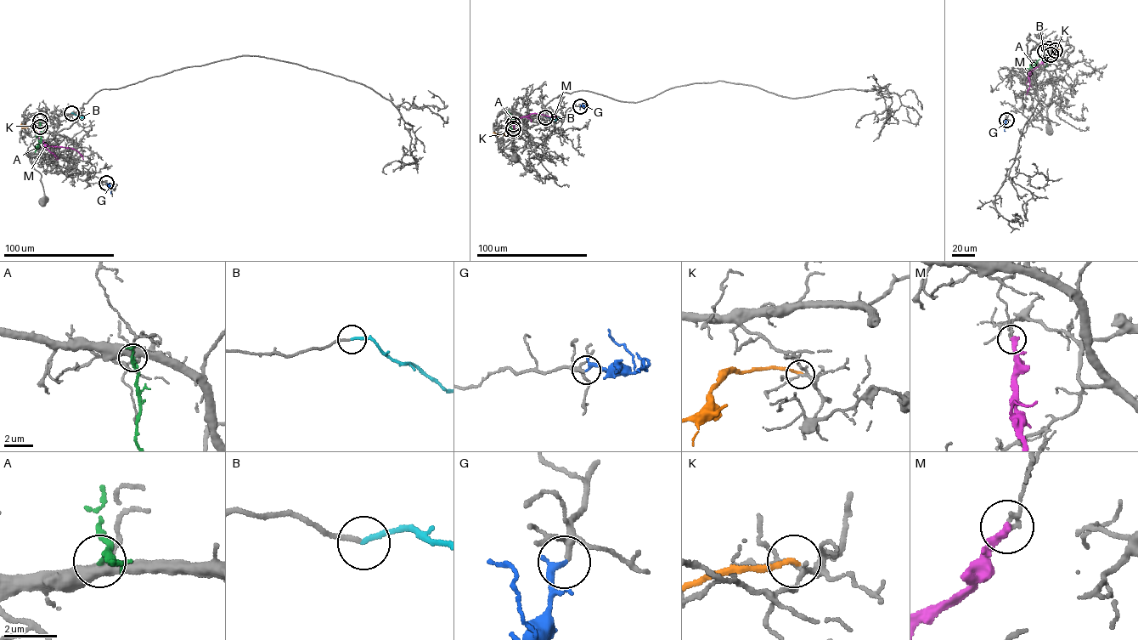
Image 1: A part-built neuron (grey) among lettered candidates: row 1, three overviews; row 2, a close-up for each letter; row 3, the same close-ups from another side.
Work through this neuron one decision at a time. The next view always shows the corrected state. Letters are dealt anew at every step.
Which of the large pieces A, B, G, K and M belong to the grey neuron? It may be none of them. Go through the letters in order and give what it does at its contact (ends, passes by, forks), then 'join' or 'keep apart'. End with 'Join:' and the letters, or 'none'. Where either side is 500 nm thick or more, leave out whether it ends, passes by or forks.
A: it ends | keep apart
B: it ends | join
G: it ends | join
K: it ends | keep apart
M: it ends | keep apart
Join: B, G

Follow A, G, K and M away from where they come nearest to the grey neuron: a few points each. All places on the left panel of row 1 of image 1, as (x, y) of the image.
A: (39, 121), (41, 140), (36, 152)
G: (106, 183), (111, 186), (110, 193)
K: (40, 121), (27, 127), (22, 127), (21, 123), (19, 127)
M: (40, 127), (44, 144), (76, 150), (83, 160)

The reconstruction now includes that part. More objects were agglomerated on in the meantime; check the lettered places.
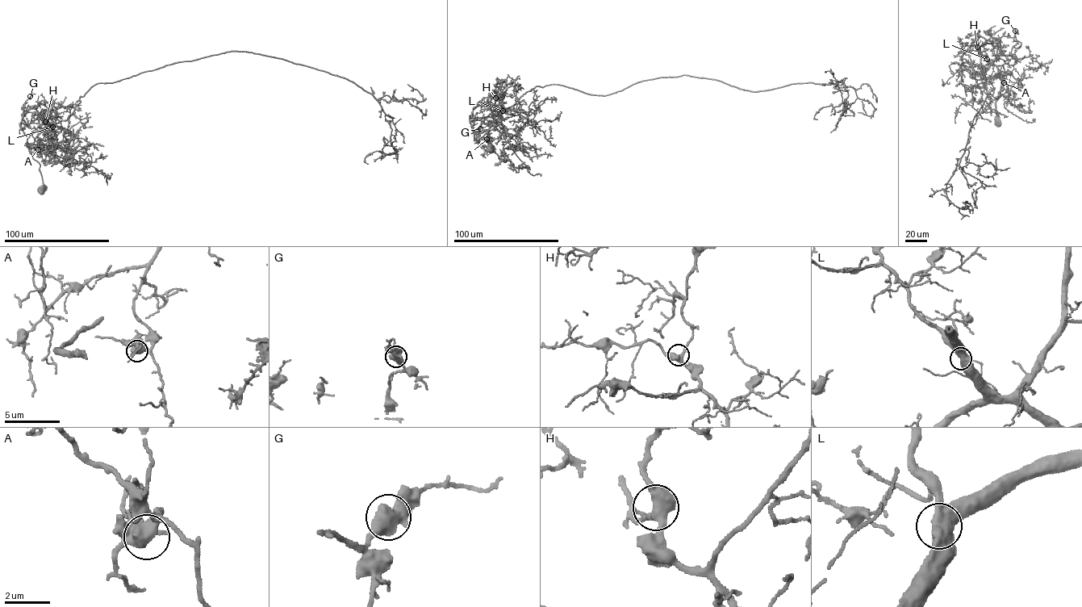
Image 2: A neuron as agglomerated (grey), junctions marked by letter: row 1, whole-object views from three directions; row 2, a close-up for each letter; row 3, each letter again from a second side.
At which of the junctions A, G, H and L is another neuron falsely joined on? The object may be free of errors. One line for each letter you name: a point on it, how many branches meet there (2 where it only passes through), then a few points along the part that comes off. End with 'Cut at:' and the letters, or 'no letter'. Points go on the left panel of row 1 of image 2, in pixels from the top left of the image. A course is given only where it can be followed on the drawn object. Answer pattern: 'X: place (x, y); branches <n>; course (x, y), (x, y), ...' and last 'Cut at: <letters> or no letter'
Cut at: no letter

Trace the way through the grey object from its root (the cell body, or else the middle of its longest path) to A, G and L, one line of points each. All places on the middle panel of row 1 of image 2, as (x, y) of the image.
A: (490, 148), (490, 139), (479, 138), (500, 123), (501, 115), (497, 112), (500, 113), (488, 130), (486, 139)
G: (490, 148), (490, 139), (479, 138), (498, 126), (502, 118), (475, 118), (474, 131), (480, 128)
L: (490, 148), (492, 145), (490, 139), (479, 138), (500, 123), (503, 110)

